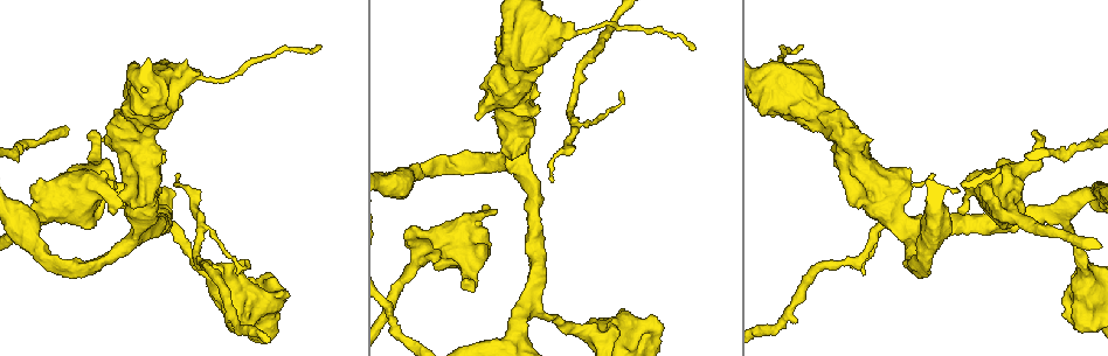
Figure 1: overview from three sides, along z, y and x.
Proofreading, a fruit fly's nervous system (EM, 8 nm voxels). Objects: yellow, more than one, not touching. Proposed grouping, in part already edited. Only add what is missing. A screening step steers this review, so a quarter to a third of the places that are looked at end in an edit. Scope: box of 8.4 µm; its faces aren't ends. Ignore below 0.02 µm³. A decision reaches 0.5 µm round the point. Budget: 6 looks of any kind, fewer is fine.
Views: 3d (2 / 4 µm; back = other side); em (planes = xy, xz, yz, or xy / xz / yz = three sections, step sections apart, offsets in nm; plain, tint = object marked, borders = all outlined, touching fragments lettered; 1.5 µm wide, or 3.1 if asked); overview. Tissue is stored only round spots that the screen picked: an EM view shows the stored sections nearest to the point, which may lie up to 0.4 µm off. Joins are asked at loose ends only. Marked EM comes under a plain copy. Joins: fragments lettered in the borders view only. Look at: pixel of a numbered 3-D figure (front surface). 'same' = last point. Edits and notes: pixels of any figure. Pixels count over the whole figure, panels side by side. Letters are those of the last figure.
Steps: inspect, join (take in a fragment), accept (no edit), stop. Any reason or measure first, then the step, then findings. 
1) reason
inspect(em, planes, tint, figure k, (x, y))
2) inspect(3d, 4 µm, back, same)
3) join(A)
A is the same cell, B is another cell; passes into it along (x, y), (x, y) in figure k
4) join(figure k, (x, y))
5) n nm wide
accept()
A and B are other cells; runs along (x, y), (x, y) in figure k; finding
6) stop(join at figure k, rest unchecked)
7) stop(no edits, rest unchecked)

branch stops here
inspect(3d, 4 µm, figure 1, (494, 209))

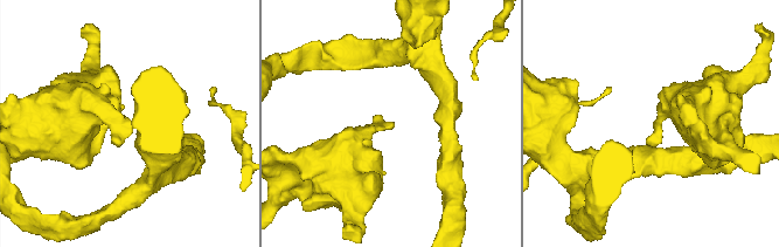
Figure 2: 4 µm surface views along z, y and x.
need the tissue
inspect(em, planes, borders, figure 2, (654, 138))

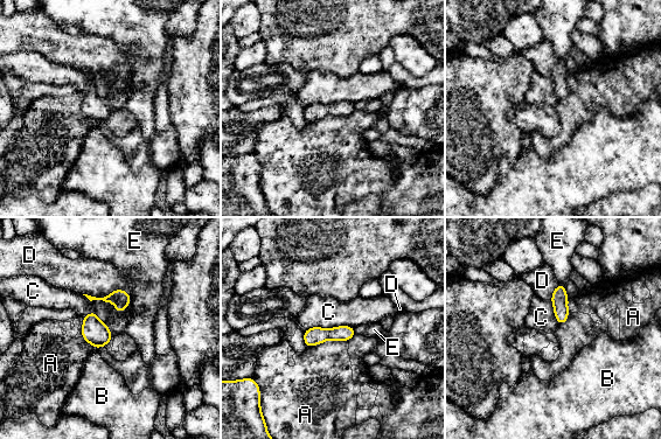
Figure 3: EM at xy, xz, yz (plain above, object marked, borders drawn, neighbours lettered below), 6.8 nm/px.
C touches over 340 nm
accept()
A, B, C, D and E are other cells; border along (82, 294), (118, 312), (130, 304) in figure 3; no lettered fragment goes on from it

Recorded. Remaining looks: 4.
branch stops here
inspect(3d, 2 µm, figure 1, (461, 283))

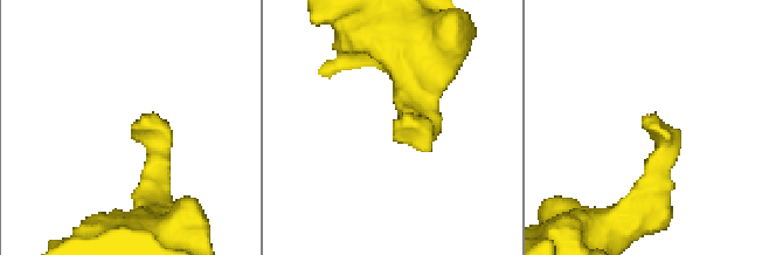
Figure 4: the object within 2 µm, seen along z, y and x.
inspect(em, yz, step 8, borders, figure 4, (396, 121))

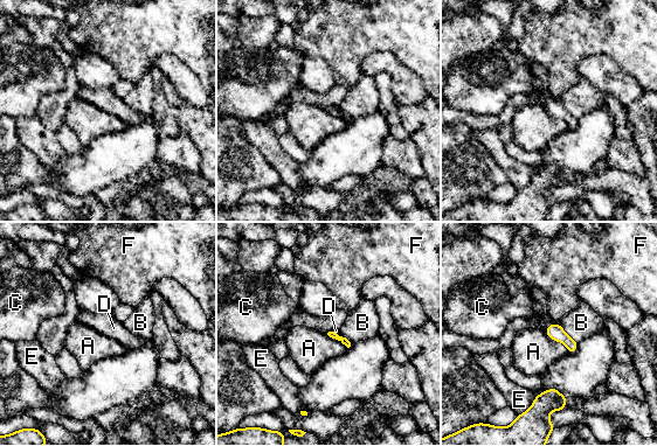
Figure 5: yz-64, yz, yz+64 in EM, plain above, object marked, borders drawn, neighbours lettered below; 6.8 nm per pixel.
another direction
inspect(em, planes, borders, same)

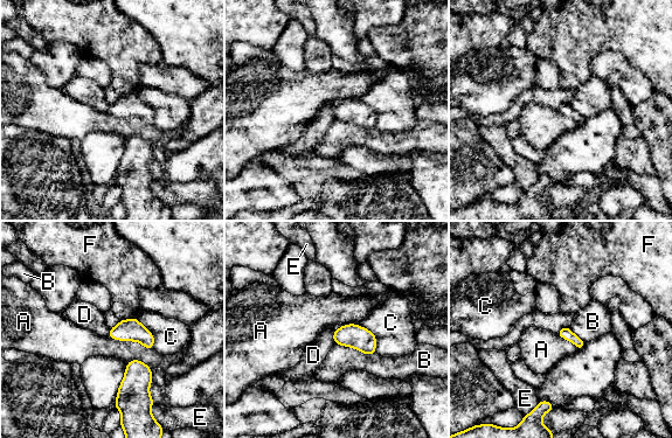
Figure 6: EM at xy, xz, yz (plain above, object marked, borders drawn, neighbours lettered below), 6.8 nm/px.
accept()
A, B, C, D, E and F are other cells; border along (108, 335), (153, 348) in figure 6; none of them fits

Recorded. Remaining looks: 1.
free end
inspect(em, planes, borders, figure 1, (101, 139))

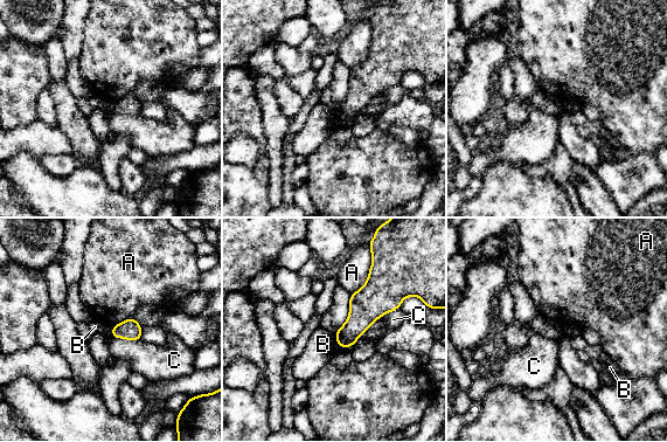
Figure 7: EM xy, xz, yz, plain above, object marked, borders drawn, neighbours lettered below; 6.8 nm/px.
accept()
A, B and C are other cells; none of them fits

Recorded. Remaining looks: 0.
stop(no edits, rest unchecked)

